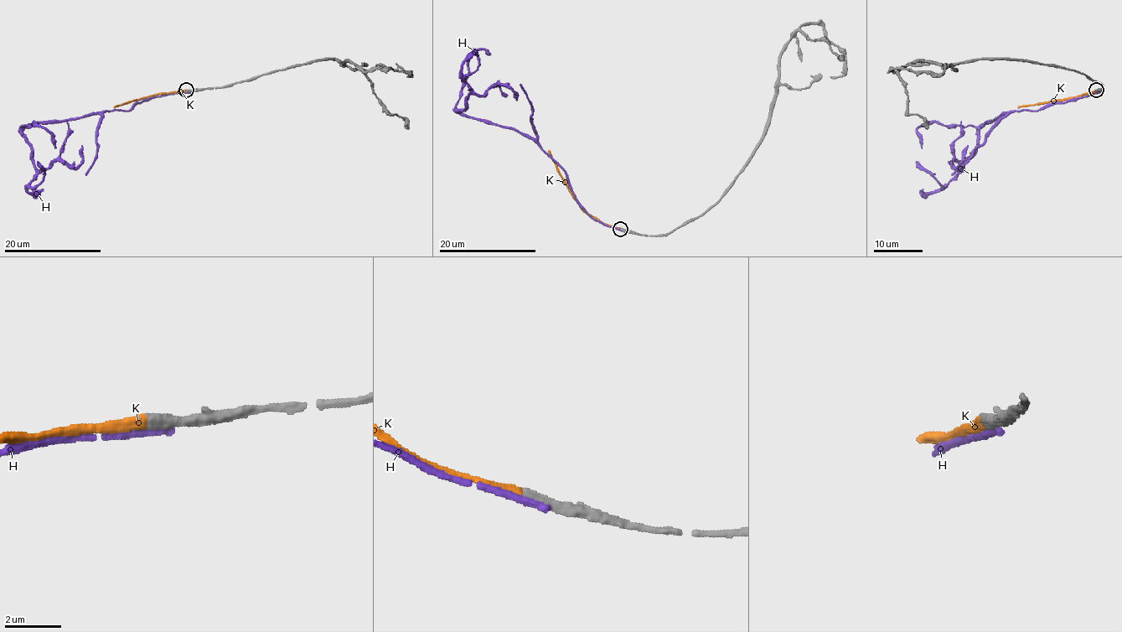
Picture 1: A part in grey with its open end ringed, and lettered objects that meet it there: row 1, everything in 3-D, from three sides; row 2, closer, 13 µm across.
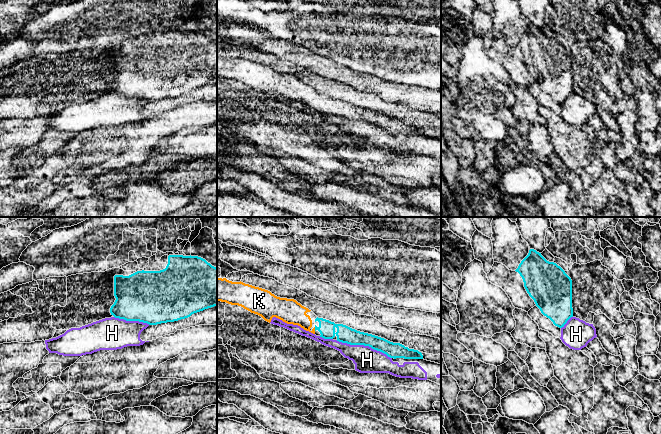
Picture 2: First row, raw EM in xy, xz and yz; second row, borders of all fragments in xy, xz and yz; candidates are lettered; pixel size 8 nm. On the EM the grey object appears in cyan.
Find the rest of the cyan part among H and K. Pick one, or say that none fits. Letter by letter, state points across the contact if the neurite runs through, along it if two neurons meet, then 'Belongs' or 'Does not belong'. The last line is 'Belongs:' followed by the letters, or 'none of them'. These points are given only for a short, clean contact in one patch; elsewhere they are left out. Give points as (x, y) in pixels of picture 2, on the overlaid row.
H: Does not belong
K: Belongs
Belongs: K

